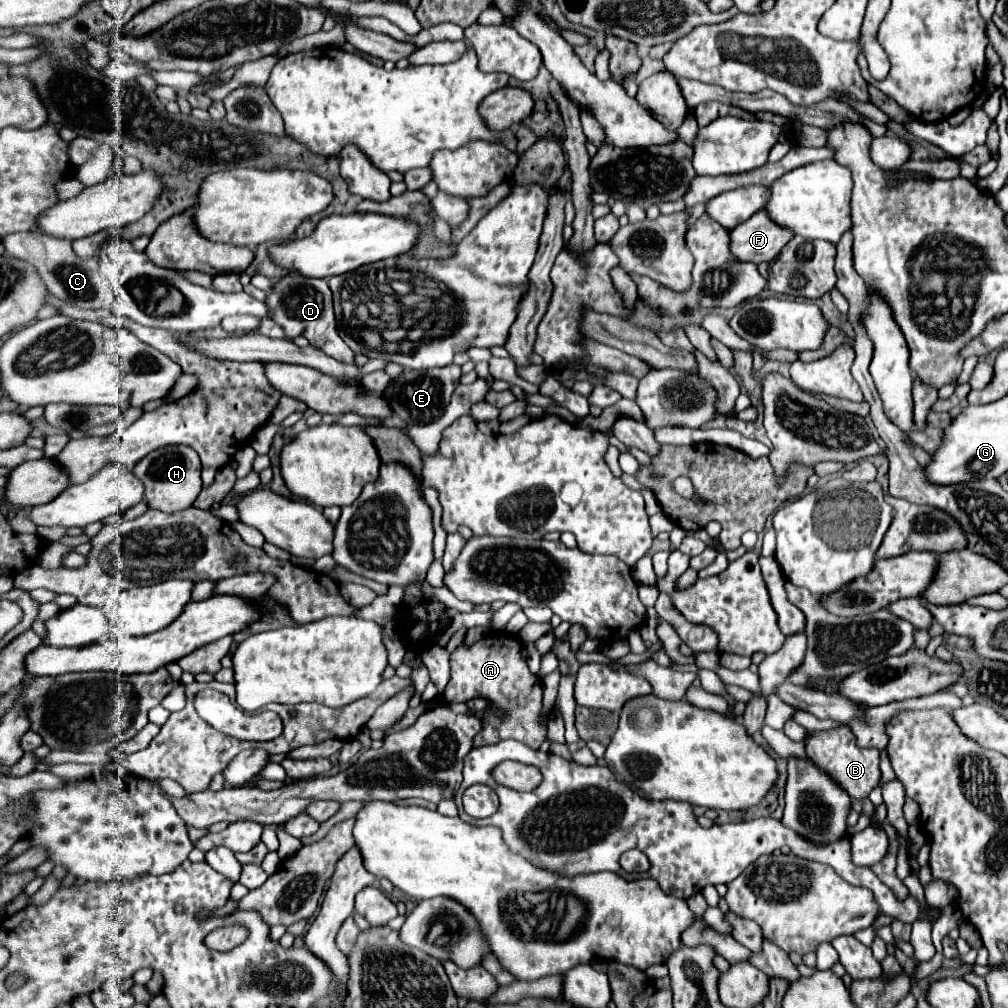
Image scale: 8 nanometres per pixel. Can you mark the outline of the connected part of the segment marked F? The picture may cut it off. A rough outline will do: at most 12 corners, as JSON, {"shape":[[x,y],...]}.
{"shape":[[758,211],[730,231],[740,261],[772,261],[792,237]]}

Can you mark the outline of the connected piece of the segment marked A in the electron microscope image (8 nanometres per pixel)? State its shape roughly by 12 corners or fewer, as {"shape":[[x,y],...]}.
{"shape":[[492,633],[450,655],[448,703],[482,697],[474,747],[546,741],[540,679],[524,643]]}

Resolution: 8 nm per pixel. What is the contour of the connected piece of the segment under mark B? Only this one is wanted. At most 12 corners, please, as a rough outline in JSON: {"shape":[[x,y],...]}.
{"shape":[[844,725],[806,735],[808,759],[852,799],[880,783],[880,751]]}

